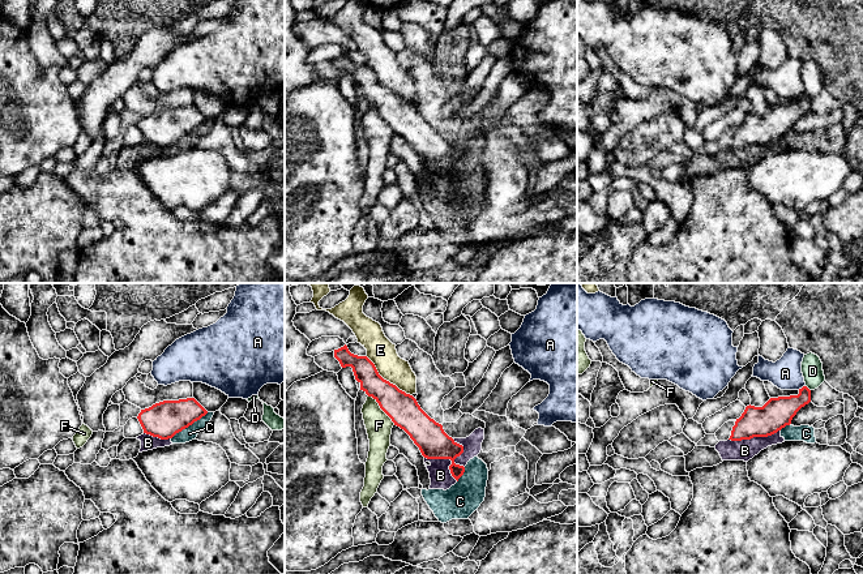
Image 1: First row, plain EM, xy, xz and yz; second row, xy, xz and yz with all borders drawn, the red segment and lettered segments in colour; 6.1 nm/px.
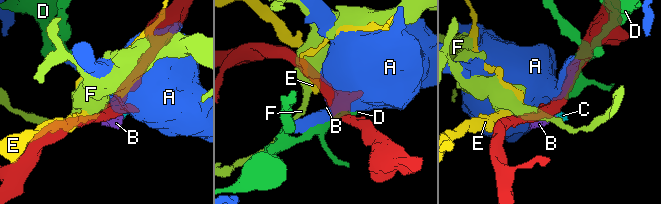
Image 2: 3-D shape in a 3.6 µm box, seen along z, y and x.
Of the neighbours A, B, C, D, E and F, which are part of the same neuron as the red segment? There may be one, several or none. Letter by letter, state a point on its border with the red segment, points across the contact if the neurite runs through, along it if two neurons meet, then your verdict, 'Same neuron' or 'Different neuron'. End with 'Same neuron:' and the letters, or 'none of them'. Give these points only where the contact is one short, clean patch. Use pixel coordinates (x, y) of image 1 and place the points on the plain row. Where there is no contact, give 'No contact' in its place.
A: Touches red at yz (802, 95). Different neuron
B: Touches red at xz (445, 166). Boundary: xz (464, 154), (464, 158), (452, 168), (427, 167), (424, 165). Different neuron
C: Touches red at xy (189, 132). Boundary: xy (208, 120), (171, 146). Different neuron
D: Touches red at yz (807, 95). Boundary: yz (806, 93), (810, 98). Different neuron
E: Touches red at xz (385, 88). Different neuron
F: Touches red at xz (381, 116). Boundary: xz (368, 103), (394, 132). Different neuron
Same neuron: none of them

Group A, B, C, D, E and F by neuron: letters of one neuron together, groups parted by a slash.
A / B C / D / E / F

